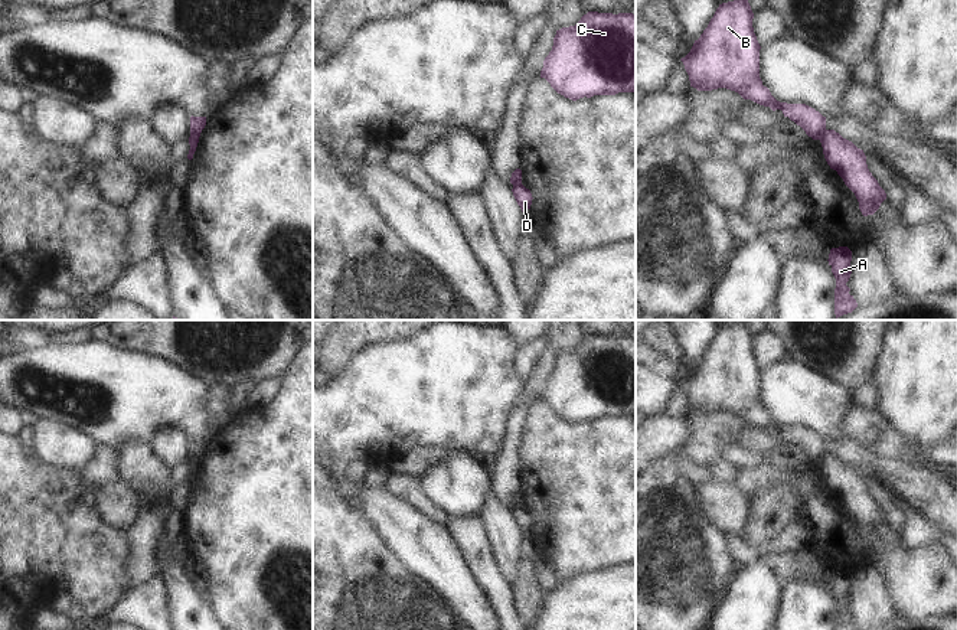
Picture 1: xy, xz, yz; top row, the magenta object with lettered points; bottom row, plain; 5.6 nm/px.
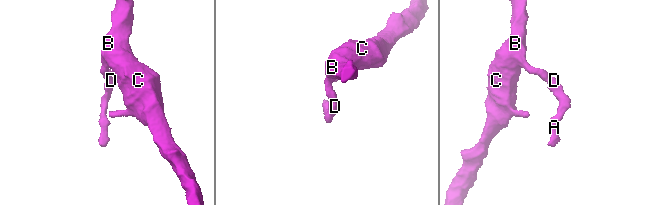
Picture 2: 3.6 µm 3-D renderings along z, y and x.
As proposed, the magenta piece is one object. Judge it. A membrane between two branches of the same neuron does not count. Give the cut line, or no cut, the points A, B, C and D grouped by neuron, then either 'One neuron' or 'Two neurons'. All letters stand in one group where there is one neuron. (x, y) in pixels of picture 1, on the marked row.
Split along yz (826, 130), (820, 140). Groups: A D / B C. Two neurons

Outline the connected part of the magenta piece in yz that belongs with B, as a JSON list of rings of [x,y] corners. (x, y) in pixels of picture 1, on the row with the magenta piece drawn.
[[[748,0],[719,4],[708,27],[680,61],[698,91],[726,88],[773,111],[781,110],[813,140],[822,140],[826,117],[806,104],[777,101],[760,78],[760,43]]]

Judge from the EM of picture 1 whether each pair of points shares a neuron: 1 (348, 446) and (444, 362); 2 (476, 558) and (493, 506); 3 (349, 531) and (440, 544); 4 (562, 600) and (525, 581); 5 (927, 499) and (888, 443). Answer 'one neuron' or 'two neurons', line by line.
1: one neuron
2: two neurons
3: two neurons
4: two neurons
5: two neurons

